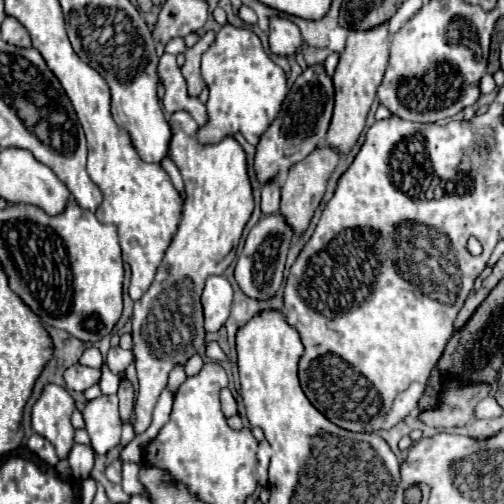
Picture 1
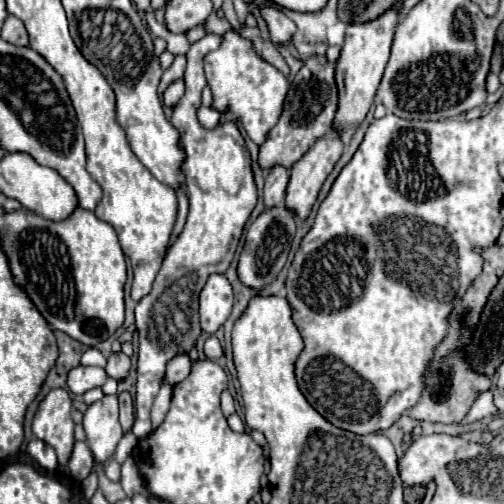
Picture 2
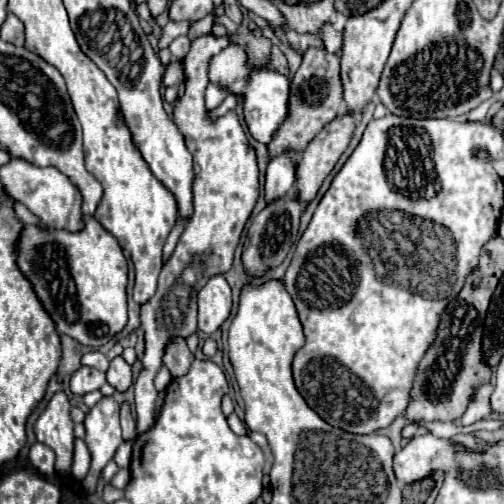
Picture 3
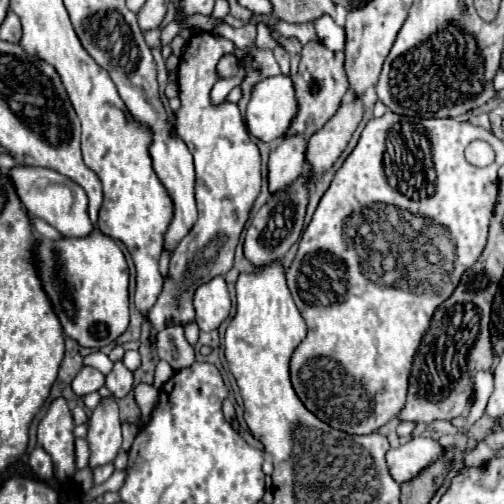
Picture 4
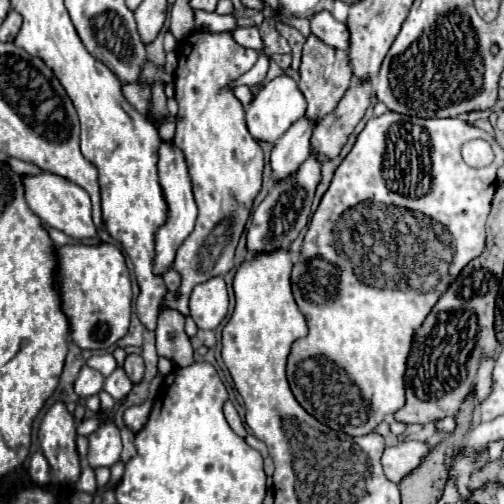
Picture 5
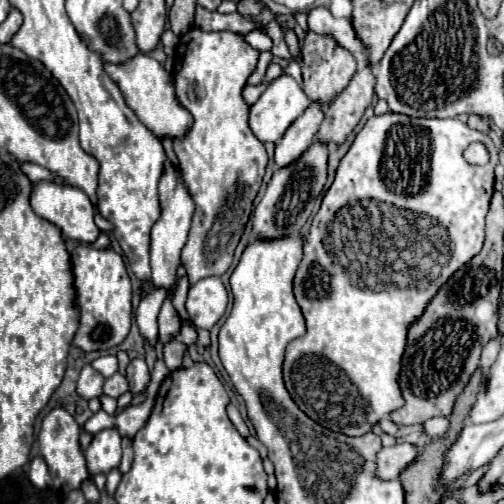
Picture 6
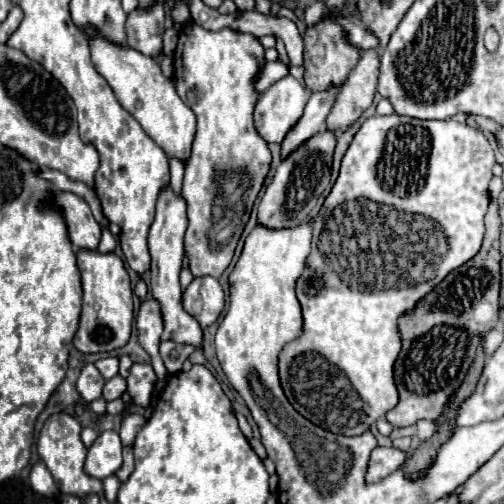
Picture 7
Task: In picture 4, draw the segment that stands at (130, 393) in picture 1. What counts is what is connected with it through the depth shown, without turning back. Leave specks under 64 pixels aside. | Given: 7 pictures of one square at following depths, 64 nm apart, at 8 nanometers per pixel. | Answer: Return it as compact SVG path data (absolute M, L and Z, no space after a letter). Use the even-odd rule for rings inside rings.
M122 424L122 436L124 436L124 444L122 444L122 450L130 450L130 446L132 446L132 440L136 438L136 432L138 432L138 428L134 426L134 424Z

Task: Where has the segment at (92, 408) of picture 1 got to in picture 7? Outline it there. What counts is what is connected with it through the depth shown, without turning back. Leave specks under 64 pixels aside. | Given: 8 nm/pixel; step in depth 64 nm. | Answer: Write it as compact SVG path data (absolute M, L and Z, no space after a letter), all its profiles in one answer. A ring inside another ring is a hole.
M112 430L100 432L100 436L88 448L84 472L92 478L104 480L112 476L120 466L122 466L122 444L118 432Z

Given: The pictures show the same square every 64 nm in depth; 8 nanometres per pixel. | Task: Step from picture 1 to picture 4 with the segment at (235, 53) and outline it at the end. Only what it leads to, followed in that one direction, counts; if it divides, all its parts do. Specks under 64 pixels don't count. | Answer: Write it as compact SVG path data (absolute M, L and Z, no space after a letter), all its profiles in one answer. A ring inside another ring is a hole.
M234 54L224 56L224 60L220 60L220 64L218 64L218 72L220 72L222 78L230 78L230 76L234 76L234 74L238 72L236 56L234 56ZM290 76L264 78L252 90L252 100L246 108L246 126L254 138L258 138L262 142L274 142L276 138L282 138L286 134L286 130L288 130L290 122L296 118L296 114L298 114L298 100L296 100L296 92L294 92L294 84L292 84Z

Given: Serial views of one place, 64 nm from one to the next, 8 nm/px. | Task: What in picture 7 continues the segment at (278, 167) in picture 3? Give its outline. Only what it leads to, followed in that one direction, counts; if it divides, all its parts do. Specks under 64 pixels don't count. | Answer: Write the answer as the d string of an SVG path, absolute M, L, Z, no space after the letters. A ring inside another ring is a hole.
M330 86L326 90L310 94L310 100L304 108L302 118L298 120L298 124L288 132L288 136L282 142L282 158L288 156L288 152L292 152L292 148L298 148L300 144L304 144L304 140L308 140L308 136L314 136L316 132L326 128L326 116L330 114L338 92L340 92L340 86Z

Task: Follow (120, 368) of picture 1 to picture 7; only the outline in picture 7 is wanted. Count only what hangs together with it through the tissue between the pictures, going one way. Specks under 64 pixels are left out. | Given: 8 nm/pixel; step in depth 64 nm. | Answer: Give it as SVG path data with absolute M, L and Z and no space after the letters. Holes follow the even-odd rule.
M114 376L114 378L106 380L102 398L110 402L110 400L116 400L116 398L120 398L124 392L126 392L126 380L124 380L122 376Z

